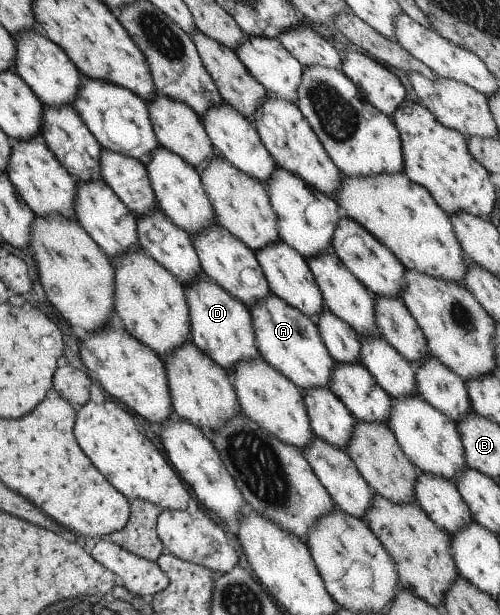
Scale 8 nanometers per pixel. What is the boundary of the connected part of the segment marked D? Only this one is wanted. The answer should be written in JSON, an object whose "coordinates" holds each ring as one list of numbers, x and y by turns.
{"coordinates":[[203,273,198,274,198,276,200,278,196,278,194,282,190,282,188,286,184,287,192,344,228,373,234,372,234,366,238,366,238,362,250,362,252,358,258,360,260,354,255,346,254,328,252,328,253,318,250,317,249,310,238,300,232,298,228,292,224,292,220,286,213,284]]}

